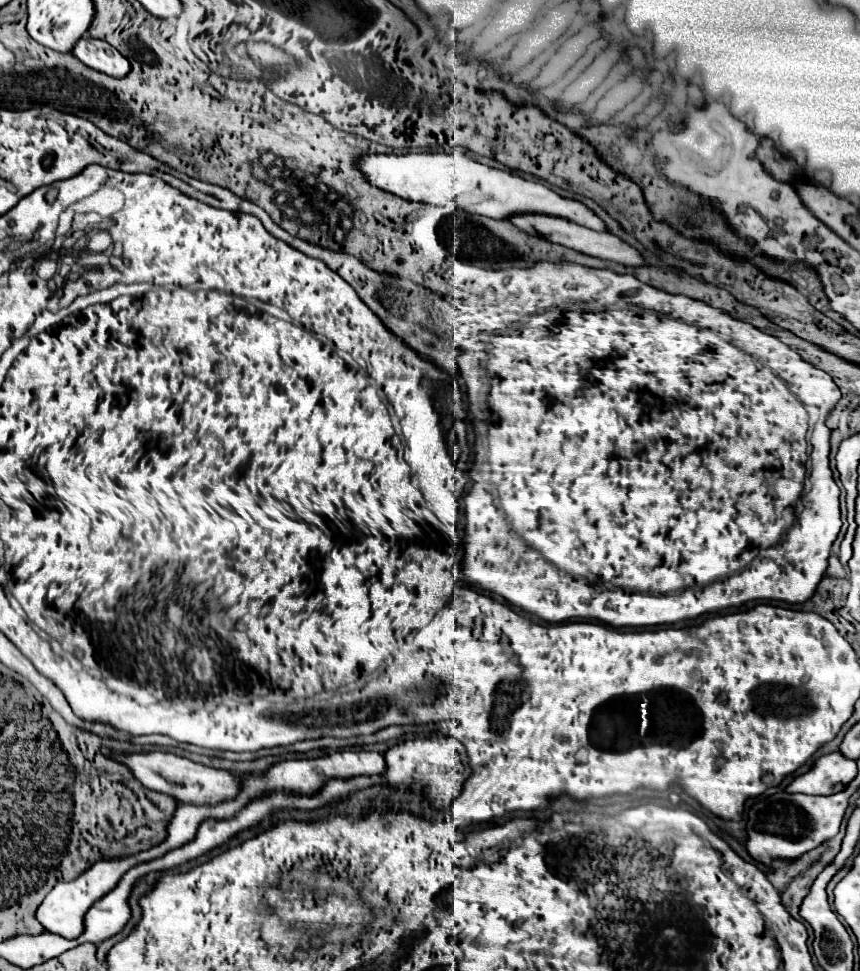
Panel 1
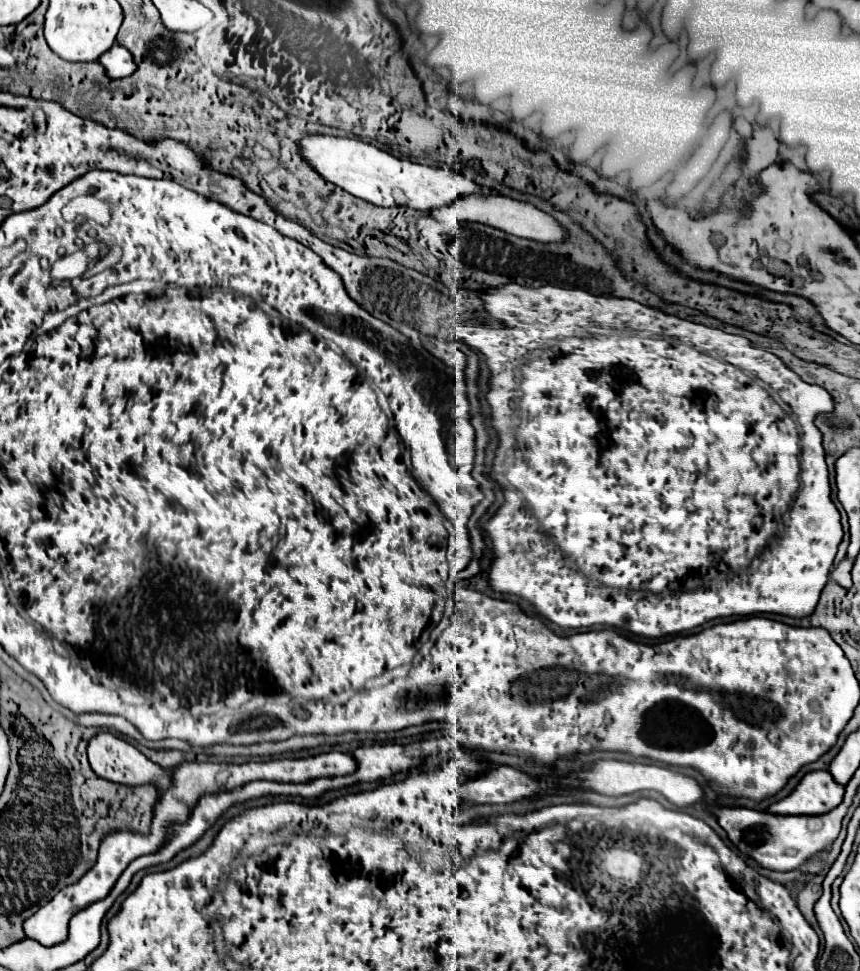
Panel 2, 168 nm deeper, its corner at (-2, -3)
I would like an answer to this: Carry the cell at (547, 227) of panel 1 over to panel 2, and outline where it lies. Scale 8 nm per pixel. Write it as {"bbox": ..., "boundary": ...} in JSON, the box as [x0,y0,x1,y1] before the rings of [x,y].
{"bbox":[431,193,565,243],"boundary":[[[471,193],[471,195],[463,195],[457,197],[453,203],[433,209],[431,217],[437,221],[449,221],[449,219],[457,219],[457,221],[473,221],[473,223],[483,223],[489,227],[495,227],[499,231],[507,231],[515,237],[525,237],[525,239],[533,239],[539,243],[551,243],[551,241],[561,241],[565,239],[565,229],[547,213],[539,211],[537,207],[529,205],[529,203],[521,203],[521,201],[513,201],[507,197],[499,197],[499,195],[483,195],[483,193]]]}

